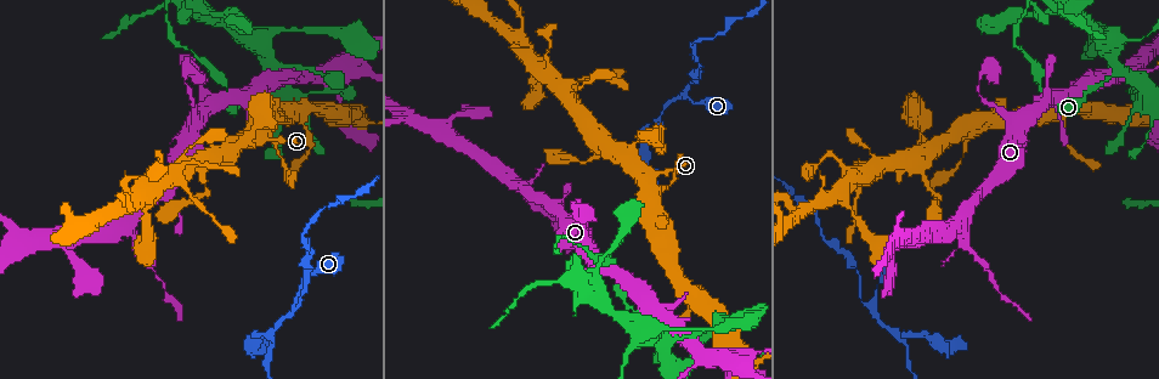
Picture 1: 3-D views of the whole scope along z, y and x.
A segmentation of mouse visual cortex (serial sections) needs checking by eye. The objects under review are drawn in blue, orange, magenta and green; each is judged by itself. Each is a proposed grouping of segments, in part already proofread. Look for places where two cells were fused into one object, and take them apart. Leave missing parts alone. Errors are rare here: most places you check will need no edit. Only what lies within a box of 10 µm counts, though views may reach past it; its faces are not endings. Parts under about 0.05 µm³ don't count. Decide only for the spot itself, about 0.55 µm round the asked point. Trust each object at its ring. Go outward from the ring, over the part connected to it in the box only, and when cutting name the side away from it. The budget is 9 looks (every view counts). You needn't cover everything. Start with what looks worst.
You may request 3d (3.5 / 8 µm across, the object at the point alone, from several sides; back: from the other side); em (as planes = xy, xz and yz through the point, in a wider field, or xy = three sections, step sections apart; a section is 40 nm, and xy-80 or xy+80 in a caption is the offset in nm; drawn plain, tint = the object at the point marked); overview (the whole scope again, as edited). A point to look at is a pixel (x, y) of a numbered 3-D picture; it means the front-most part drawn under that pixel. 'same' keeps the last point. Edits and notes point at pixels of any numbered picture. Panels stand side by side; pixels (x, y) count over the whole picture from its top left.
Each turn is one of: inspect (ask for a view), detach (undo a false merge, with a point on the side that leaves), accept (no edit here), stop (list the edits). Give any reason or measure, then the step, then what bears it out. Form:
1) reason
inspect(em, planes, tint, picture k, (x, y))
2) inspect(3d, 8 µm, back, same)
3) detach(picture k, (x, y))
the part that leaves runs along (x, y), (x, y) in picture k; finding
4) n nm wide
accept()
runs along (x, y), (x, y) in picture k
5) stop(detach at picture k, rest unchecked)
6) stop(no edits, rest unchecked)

arms part here
inspect(3d, 3.5 µm, picture 1, (299, 304))

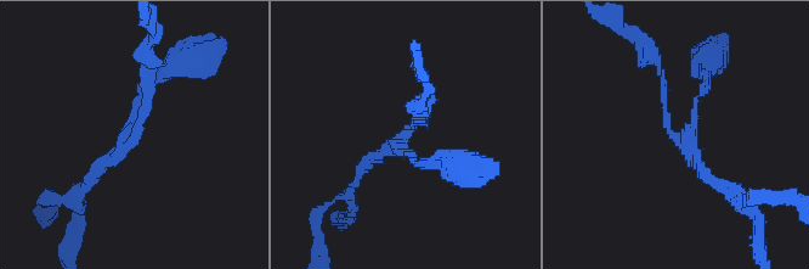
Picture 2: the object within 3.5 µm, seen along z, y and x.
3 arms; arms of 100, 100, 200 nm; need the tissue
inspect(em, xy, step 3, tint, picture 2, (402, 144))

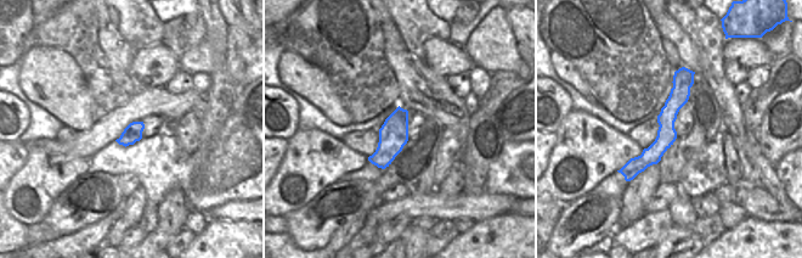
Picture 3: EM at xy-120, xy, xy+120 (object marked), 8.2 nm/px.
another direction
inspect(em, xy, step 2, tint, same)

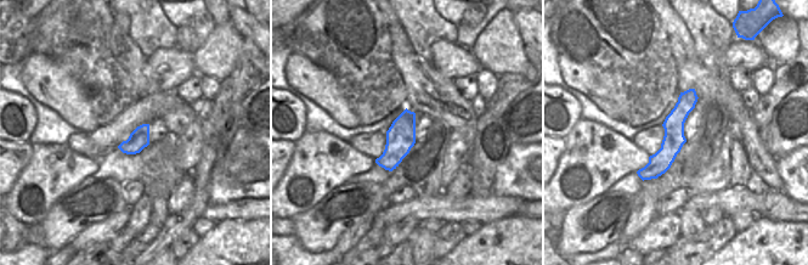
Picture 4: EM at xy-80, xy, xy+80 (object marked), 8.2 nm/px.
accept()
runs along (691, 91), (668, 152), (644, 176) in picture 4; continuous, no second cell

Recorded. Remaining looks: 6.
branch point
inspect(3d, 8 µm, picture 1, (960, 221))

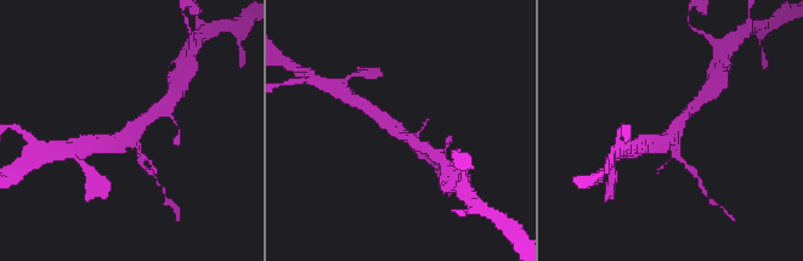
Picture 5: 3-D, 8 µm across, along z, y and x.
closer look
inspect(3d, 3.5 µm, same)

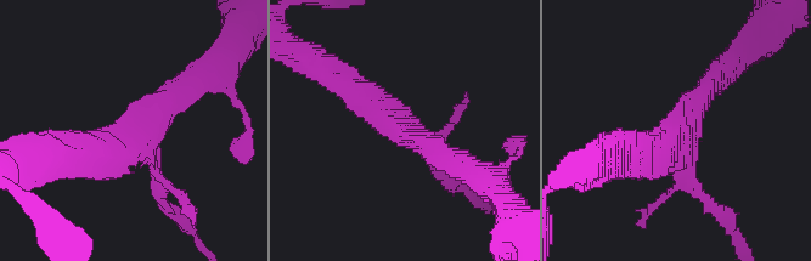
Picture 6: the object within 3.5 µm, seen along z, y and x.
3 arms; arms of 150, 350, 400 nm
accept()
runs along (471, 172), (422, 142), (355, 89) in picture 6; all the same cell

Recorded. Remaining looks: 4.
inspect(3d, 3.5 µm, picture 1, (661, 341))

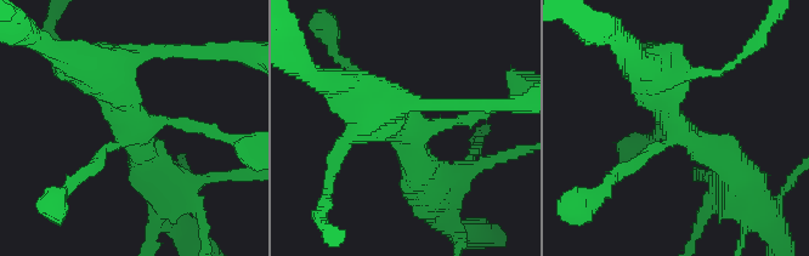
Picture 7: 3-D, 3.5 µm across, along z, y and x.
4 arms; arms of 150, 200, 450, 500 nm; now the EM
inspect(em, xy, step 3, plain, picture 7, (677, 132))

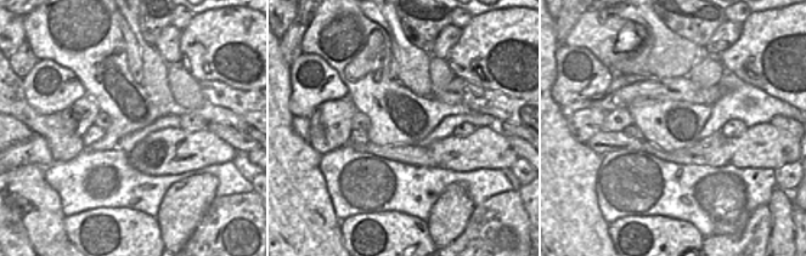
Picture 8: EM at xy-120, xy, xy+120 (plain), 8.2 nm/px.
inspect(em, xy, step 3, tint, same)

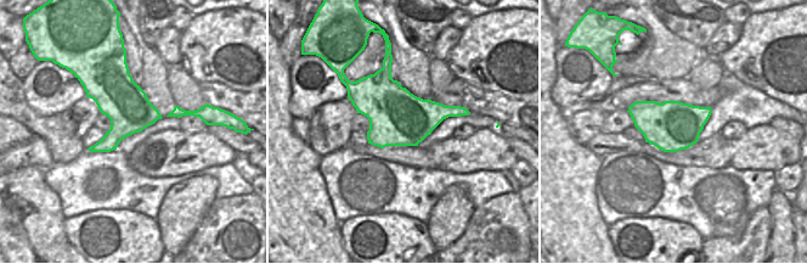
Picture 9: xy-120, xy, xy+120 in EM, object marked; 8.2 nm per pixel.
accept()
runs along (623, 169), (675, 132), (648, 68) in picture 7; one cell here

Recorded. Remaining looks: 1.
stop(no edits, rest unchecked)

